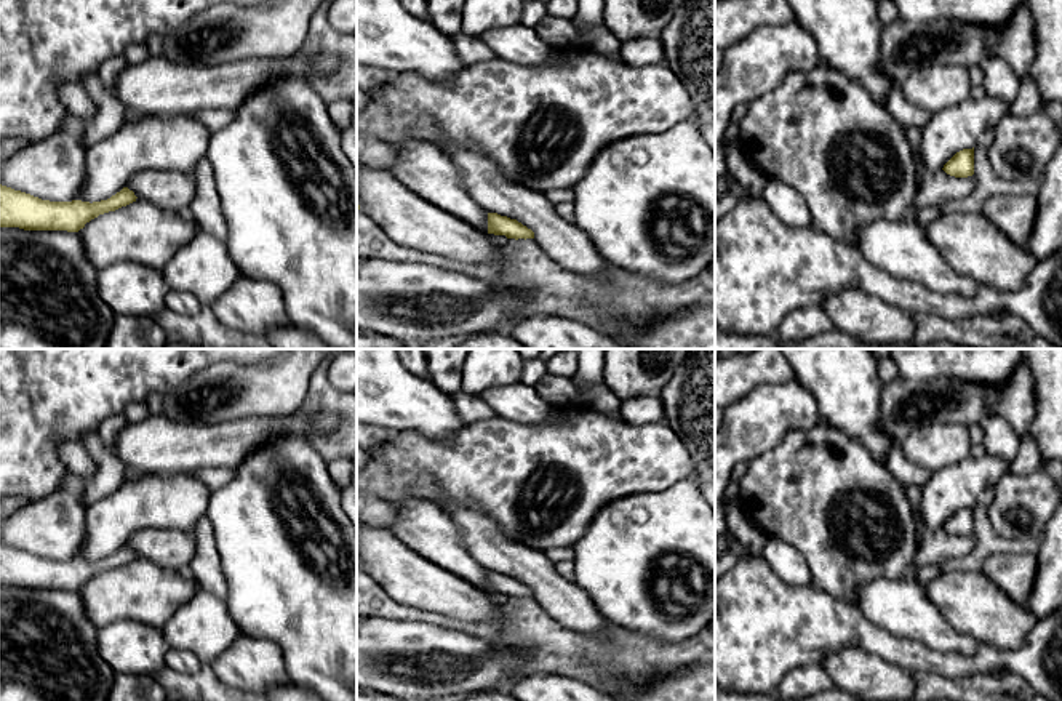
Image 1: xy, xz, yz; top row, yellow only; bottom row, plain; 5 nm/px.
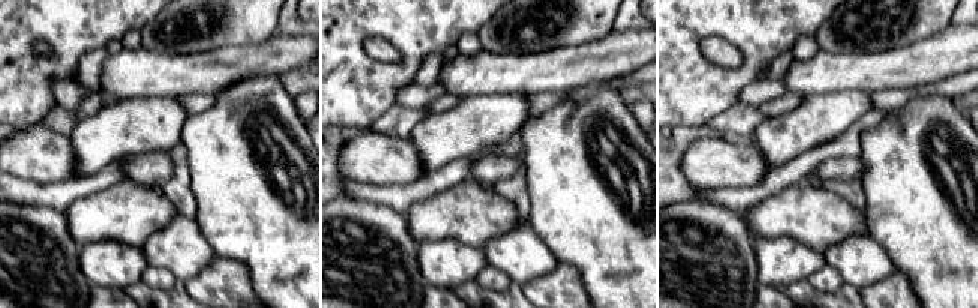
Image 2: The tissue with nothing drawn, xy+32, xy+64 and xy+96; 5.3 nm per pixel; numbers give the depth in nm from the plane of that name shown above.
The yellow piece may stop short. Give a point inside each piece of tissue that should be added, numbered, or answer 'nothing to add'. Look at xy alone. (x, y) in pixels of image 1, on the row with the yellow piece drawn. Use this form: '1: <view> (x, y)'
nothing to add

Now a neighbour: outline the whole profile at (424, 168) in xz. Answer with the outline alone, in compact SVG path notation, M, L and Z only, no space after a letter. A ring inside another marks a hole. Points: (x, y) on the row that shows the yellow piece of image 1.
M413 139L395 144L397 162L389 171L429 203L488 232L488 211L469 194L461 168L437 146Z

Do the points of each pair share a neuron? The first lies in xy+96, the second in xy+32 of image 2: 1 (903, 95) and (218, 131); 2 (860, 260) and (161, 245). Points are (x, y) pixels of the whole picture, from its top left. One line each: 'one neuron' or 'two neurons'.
1: two neurons
2: one neuron

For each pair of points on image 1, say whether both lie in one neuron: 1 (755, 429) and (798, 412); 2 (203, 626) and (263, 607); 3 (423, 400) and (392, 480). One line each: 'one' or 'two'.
1: one
2: two
3: two

